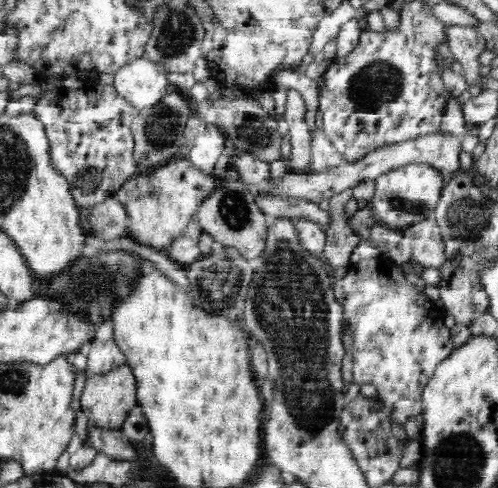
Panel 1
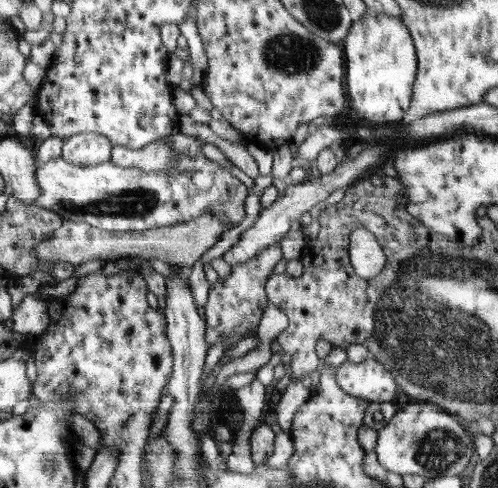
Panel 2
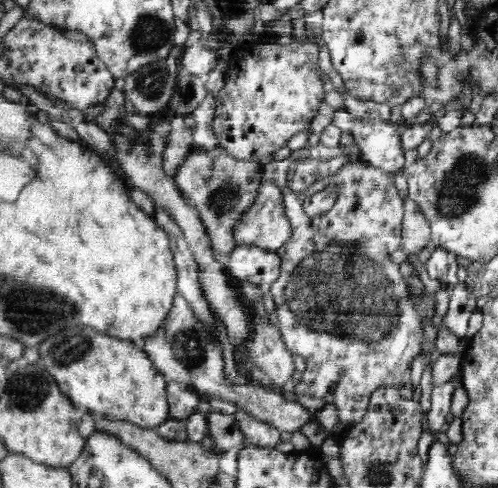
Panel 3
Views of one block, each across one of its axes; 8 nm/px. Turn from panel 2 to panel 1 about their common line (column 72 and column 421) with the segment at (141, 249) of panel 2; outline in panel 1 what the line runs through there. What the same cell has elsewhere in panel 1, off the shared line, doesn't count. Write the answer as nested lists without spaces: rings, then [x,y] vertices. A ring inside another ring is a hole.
[[[428,218],[414,226],[408,226],[404,240],[396,250],[388,252],[386,258],[396,266],[402,266],[404,260],[414,258],[426,270],[442,270],[448,264],[448,254],[438,220]]]

